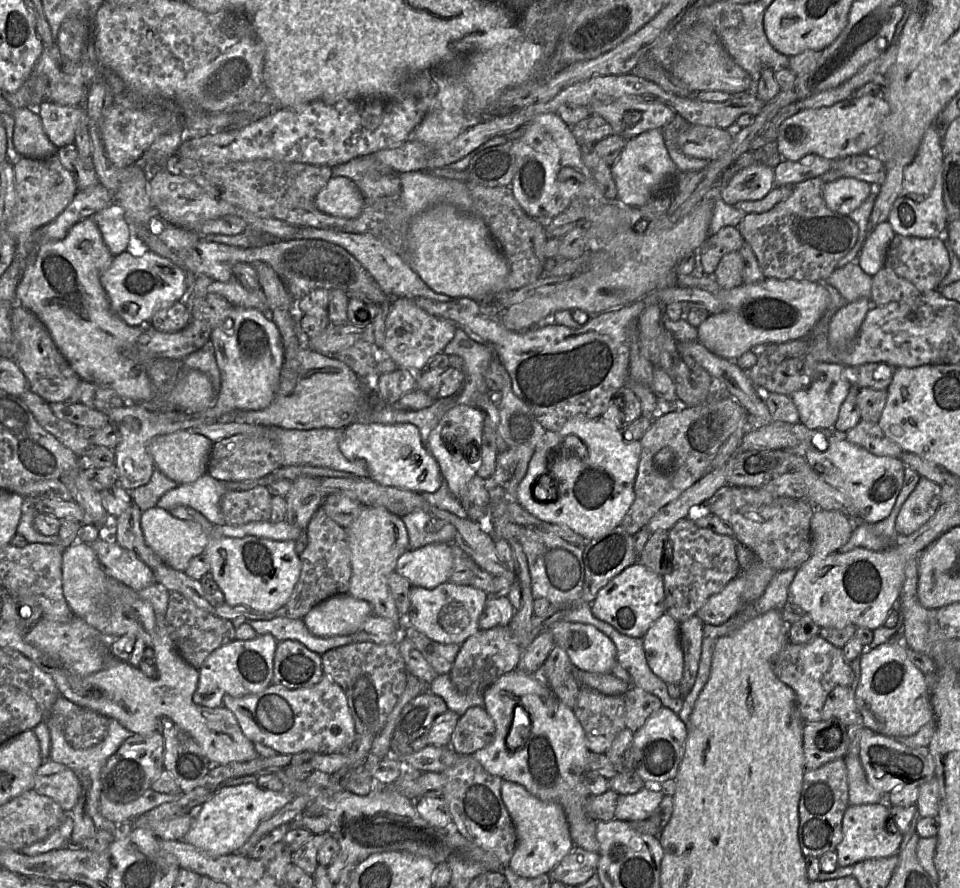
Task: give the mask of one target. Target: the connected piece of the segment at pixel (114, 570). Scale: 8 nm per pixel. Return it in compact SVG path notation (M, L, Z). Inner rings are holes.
M99 535L89 543L105 573L135 591L157 582L152 570L137 555L120 546L112 535Z

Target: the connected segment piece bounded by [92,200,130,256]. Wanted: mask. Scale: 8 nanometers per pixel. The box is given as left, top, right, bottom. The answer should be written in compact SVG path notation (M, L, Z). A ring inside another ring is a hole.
M116 200L96 212L92 218L96 222L105 244L114 256L127 252L130 229L126 223L125 210Z

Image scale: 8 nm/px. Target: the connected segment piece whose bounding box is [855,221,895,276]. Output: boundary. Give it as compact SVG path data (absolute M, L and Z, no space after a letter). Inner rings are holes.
M888 221L878 224L868 233L855 262L870 276L875 275L885 266L887 250L894 236Z

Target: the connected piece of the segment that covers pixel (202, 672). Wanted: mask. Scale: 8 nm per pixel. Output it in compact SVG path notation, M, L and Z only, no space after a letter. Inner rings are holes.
M271 634L257 635L250 640L233 640L215 651L198 669L199 678L192 701L196 705L215 708L223 705L223 697L256 694L272 682L273 661L277 640Z

